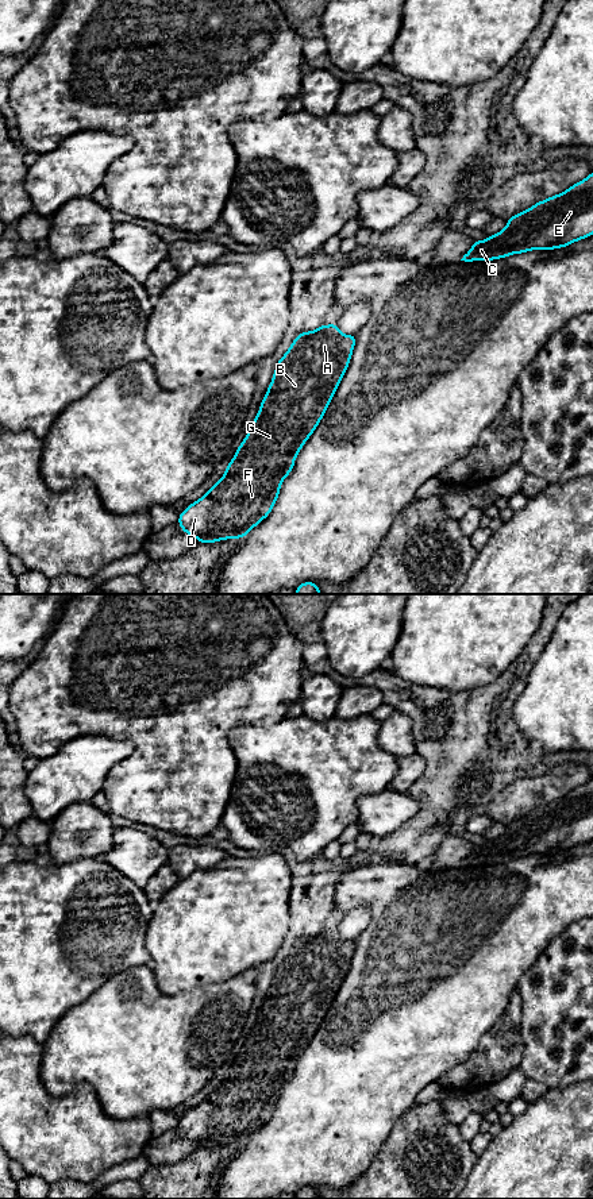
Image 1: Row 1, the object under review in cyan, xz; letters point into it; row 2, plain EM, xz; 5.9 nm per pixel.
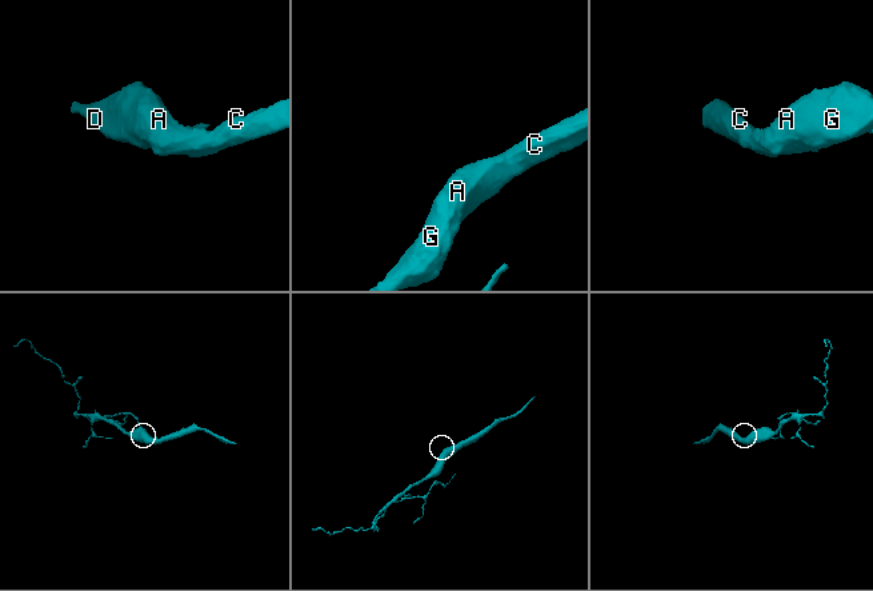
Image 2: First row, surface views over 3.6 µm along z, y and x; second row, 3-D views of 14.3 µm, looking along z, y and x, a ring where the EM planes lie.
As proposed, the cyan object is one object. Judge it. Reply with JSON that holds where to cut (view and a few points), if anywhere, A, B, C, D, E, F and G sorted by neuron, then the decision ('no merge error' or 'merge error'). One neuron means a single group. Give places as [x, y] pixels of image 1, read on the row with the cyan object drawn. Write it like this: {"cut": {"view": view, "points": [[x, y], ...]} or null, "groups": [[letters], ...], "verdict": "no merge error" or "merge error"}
{"cut": null, "groups": [["A", "B", "C", "D", "E", "F", "G"]], "verdict": "no merge error"}

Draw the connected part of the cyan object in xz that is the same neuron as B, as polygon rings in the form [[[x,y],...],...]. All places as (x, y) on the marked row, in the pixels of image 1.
[[[336,321],[300,332],[277,362],[246,437],[230,460],[224,475],[201,498],[178,514],[180,528],[200,544],[243,539],[274,508],[282,481],[294,467],[297,454],[321,421],[349,365],[357,334],[344,335]]]

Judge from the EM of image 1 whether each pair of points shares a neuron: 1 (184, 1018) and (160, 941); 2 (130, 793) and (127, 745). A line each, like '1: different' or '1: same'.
1: different
2: different

